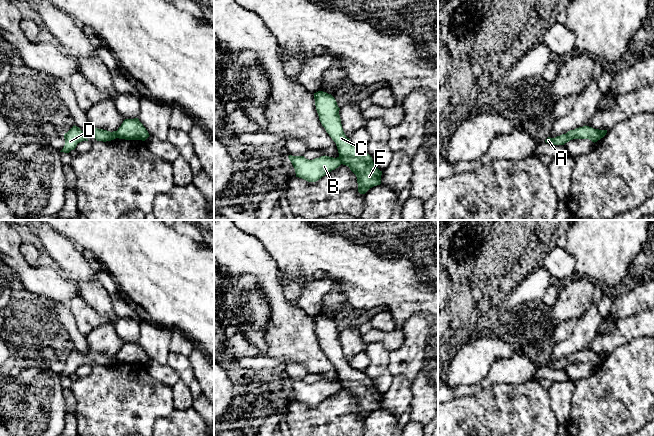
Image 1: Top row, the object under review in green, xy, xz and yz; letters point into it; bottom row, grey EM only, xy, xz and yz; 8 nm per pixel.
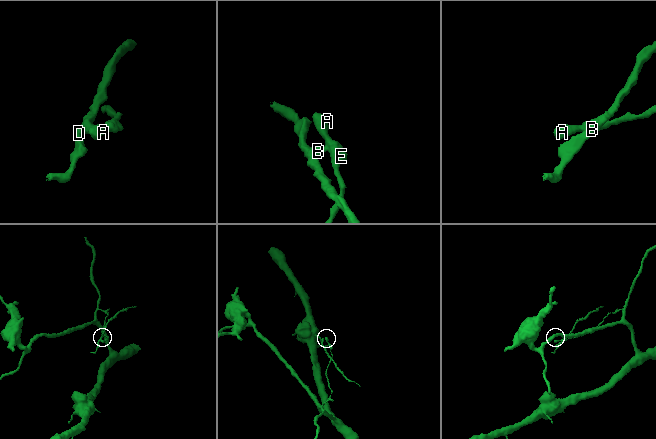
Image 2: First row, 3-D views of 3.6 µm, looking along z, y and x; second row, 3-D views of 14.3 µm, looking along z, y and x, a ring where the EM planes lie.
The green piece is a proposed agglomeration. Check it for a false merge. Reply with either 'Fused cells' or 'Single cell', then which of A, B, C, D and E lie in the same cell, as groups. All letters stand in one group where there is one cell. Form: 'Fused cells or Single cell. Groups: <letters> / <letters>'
Fused cells. Groups: A C E / B D

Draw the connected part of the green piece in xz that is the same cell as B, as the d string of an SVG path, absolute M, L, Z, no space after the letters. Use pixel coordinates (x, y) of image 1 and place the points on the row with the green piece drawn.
M288 156L291 161L296 177L302 178L308 182L316 182L327 173L335 170L341 165L339 157L321 156L313 160L306 159L304 156Z

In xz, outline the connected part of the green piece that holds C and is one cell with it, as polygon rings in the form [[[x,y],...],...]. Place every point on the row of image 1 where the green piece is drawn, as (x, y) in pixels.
[[[318,91],[314,93],[314,99],[320,122],[336,143],[341,164],[348,166],[357,177],[358,192],[365,194],[370,188],[380,185],[382,171],[365,149],[353,145],[346,137],[335,98]]]

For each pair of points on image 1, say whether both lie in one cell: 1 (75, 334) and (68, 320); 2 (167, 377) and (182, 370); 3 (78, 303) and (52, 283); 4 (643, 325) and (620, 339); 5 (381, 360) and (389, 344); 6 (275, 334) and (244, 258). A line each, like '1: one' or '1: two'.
1: one
2: two
3: two
4: one
5: two
6: one

